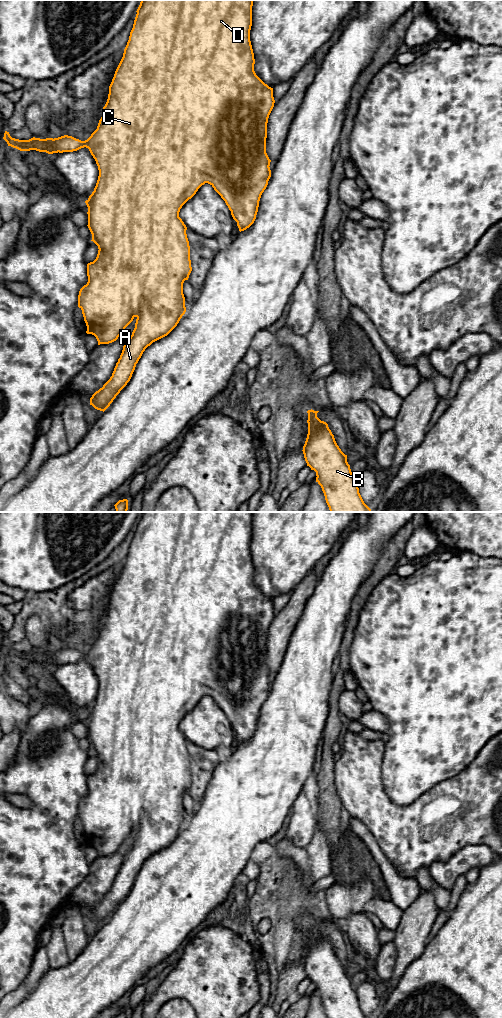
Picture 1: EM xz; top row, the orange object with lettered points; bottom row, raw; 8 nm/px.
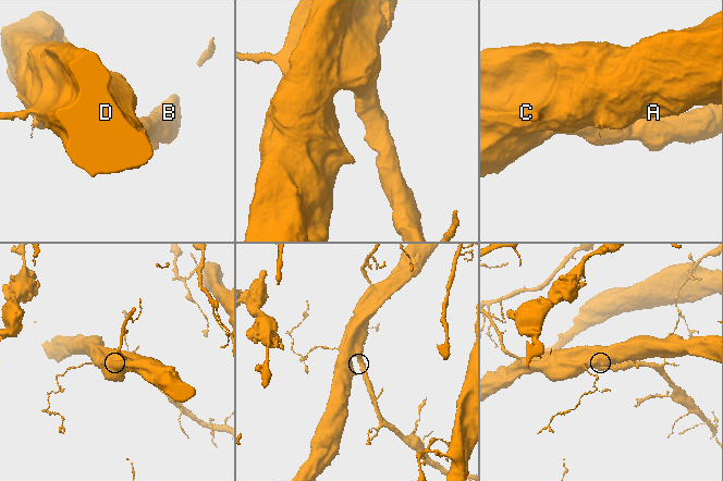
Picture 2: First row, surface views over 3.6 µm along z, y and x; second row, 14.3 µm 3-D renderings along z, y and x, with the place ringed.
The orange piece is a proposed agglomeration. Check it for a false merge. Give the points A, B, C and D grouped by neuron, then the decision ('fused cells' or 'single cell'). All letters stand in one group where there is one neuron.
A B C D | single cell

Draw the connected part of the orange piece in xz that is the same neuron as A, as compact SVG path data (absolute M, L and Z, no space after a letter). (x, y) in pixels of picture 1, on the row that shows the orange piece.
M141 0L137 9L133 28L129 40L124 49L123 57L115 71L109 86L108 99L103 107L103 114L99 120L97 129L91 136L81 141L72 136L64 135L58 138L31 138L19 140L12 138L5 131L3 139L8 146L20 151L36 150L48 154L73 152L81 148L88 148L96 161L99 176L94 191L85 201L88 207L88 228L92 234L92 240L98 246L98 254L93 262L87 264L88 282L78 295L78 307L82 310L84 321L87 326L87 334L96 337L98 345L109 344L118 339L125 328L136 317L135 328L130 338L124 343L122 353L110 379L96 391L90 398L90 405L100 411L105 411L120 391L130 381L136 364L145 349L153 342L167 336L179 323L186 312L183 283L188 280L192 271L190 260L190 246L187 238L187 227L179 217L182 206L191 199L198 189L205 183L210 184L225 201L233 219L237 222L239 231L249 228L255 221L258 212L259 201L262 193L268 185L271 177L270 162L266 153L267 123L269 115L274 107L273 88L265 84L254 71L254 53L250 41L252 26L252 6L254 0Z

